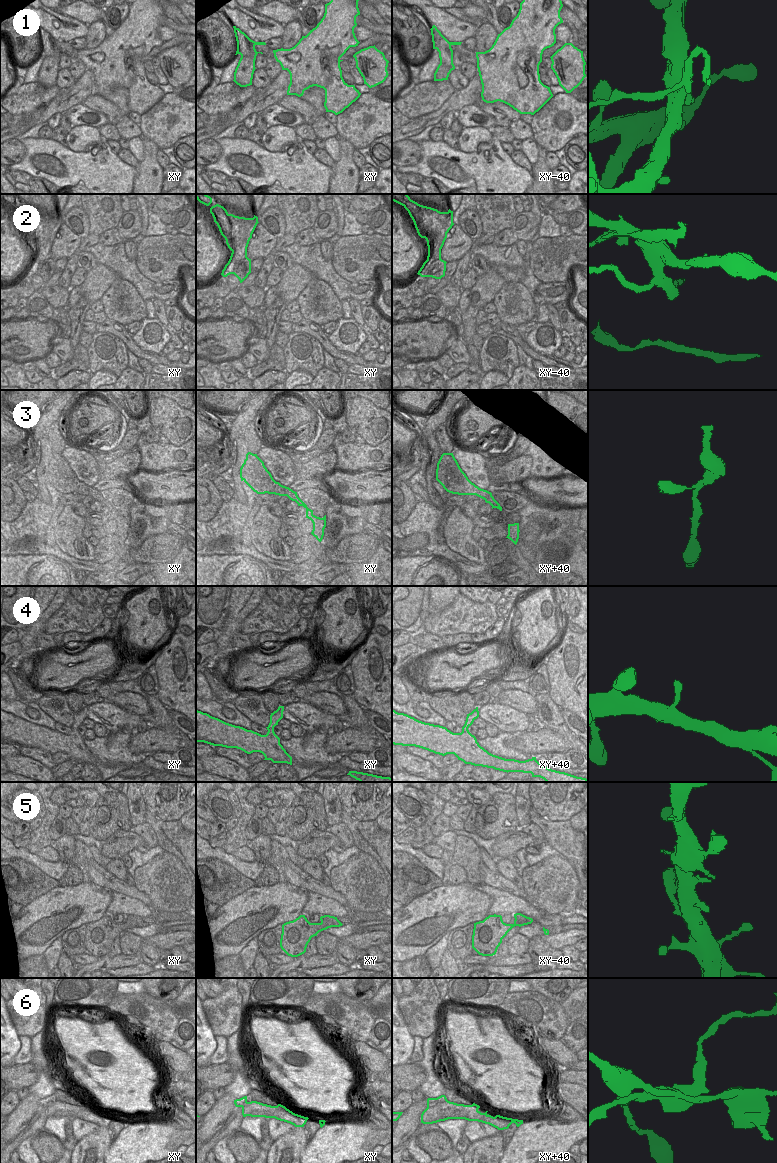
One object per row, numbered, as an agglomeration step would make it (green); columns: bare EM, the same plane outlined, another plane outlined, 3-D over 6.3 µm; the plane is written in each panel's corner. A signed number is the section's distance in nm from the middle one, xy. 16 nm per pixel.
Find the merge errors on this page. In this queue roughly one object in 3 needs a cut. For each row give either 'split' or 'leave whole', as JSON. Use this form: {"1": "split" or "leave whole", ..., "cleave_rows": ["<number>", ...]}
{"1": "split", "2": "split", "3": "leave whole", "4": "leave whole", "5": "leave whole", "6": "split", "cleave_rows": ["1", "2", "6"]}

